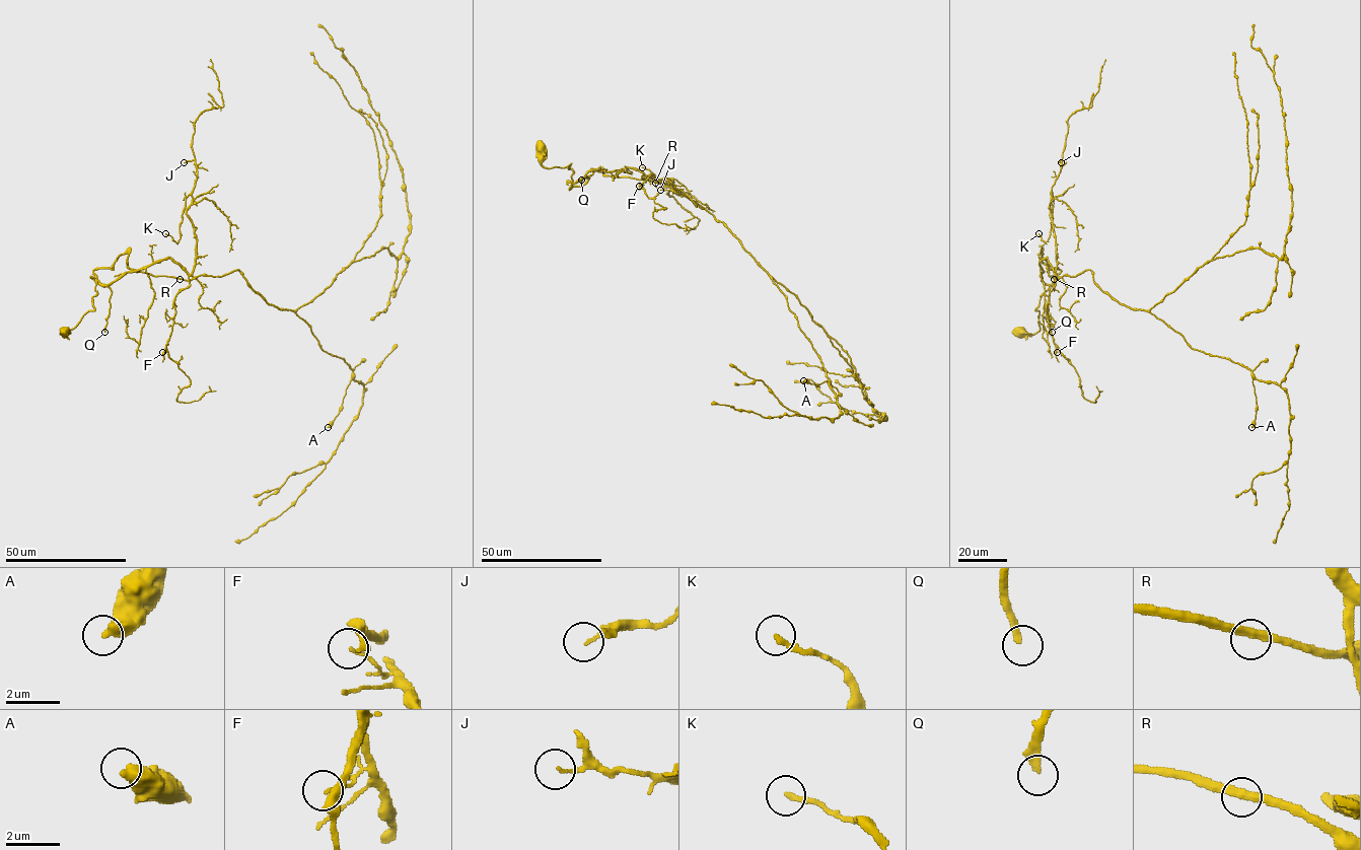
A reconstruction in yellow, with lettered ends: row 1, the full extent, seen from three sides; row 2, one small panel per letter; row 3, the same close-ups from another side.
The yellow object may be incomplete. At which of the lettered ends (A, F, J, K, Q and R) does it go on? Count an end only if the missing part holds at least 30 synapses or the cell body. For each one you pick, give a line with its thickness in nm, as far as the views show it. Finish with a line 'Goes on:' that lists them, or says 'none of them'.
Q: 260 nm
Goes on: Q

